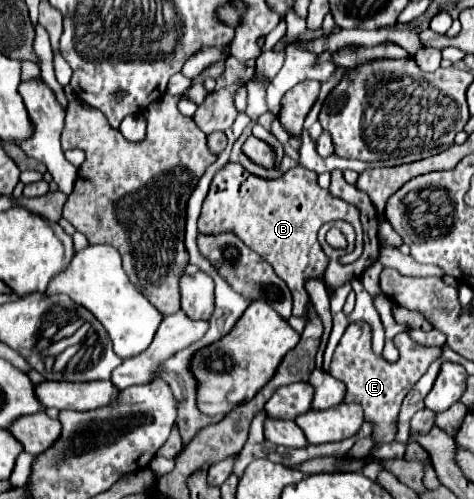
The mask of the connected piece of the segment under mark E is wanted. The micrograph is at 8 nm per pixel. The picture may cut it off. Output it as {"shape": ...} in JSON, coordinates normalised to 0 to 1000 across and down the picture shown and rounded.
{"shape":[[[745,645],[732,653],[707,709],[694,749],[711,762],[728,766],[732,794],[728,806],[753,806],[770,822],[770,842],[783,842],[791,850],[787,882],[795,886],[791,898],[816,890],[833,874],[833,842],[842,814],[854,798],[854,790],[876,774],[876,766],[897,749],[901,733],[926,717],[926,697],[897,697],[876,689],[854,665],[833,673],[833,693],[846,705],[846,725],[816,725],[804,713],[791,713],[783,705],[783,661],[770,645]]]}

